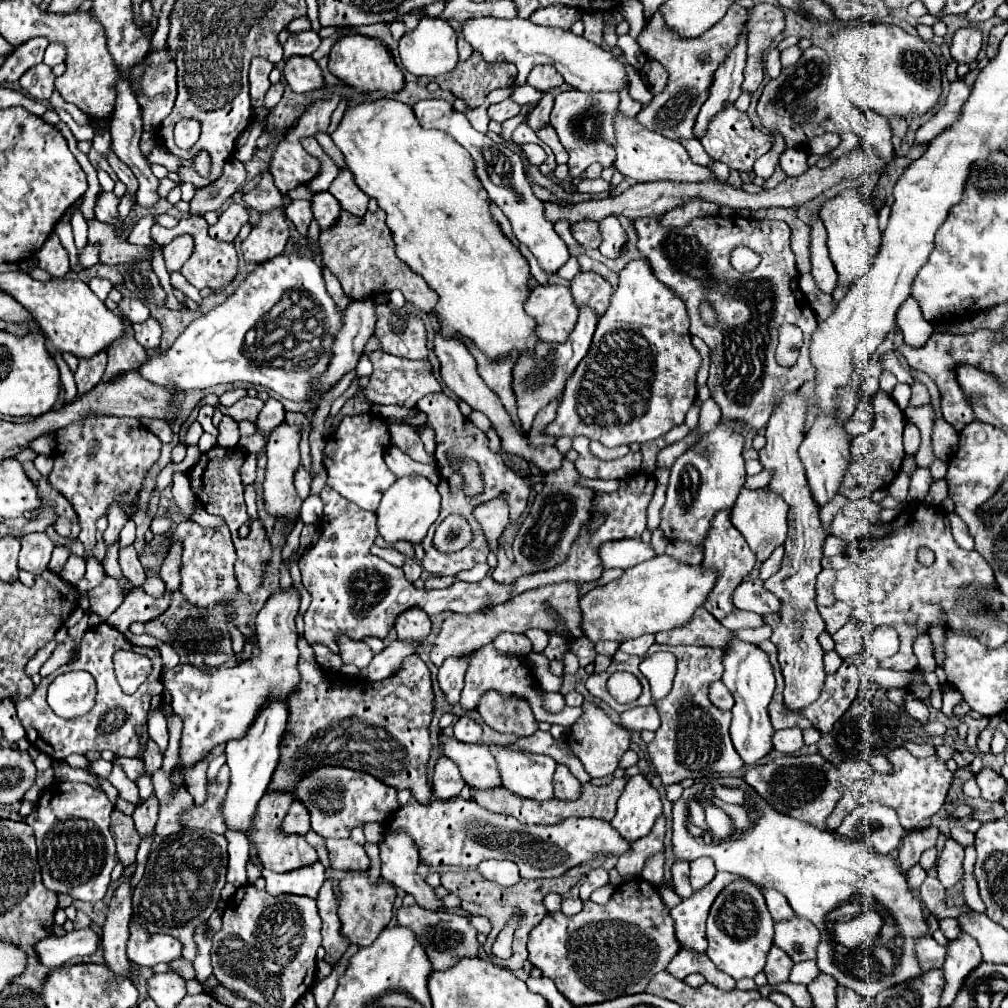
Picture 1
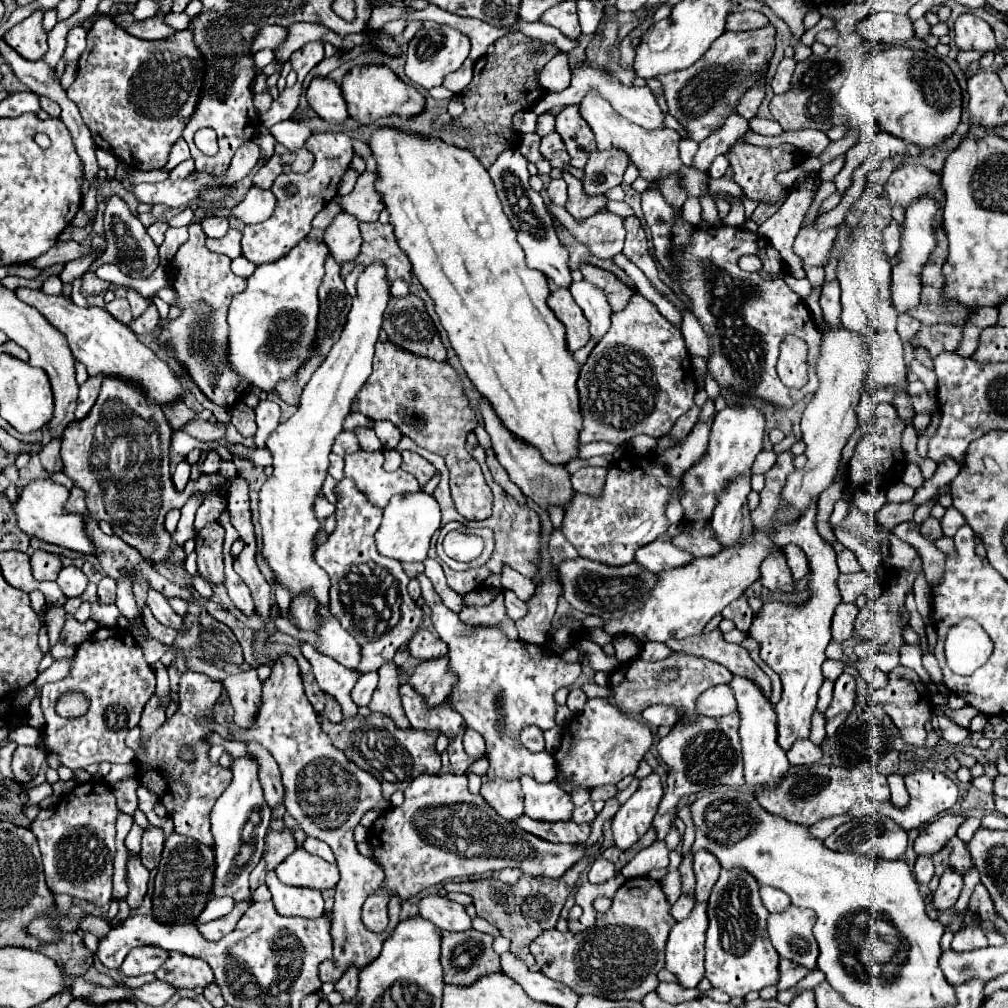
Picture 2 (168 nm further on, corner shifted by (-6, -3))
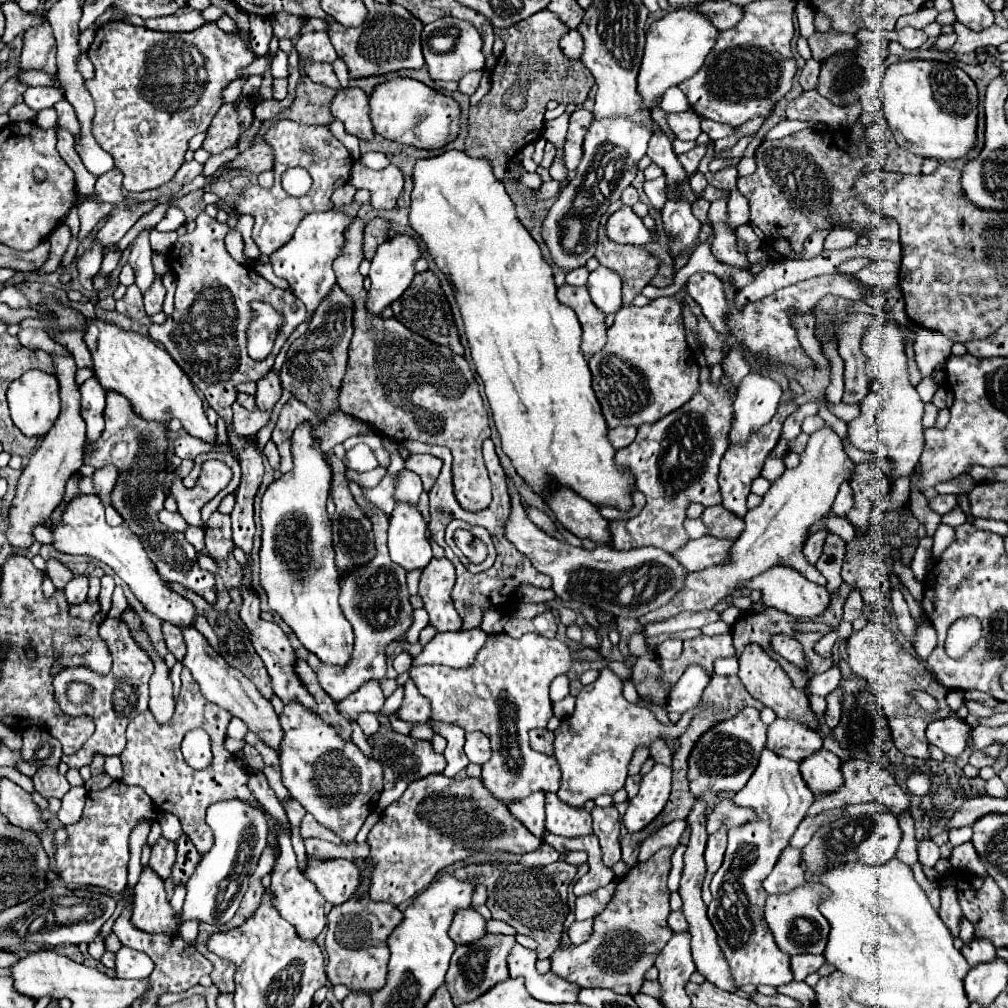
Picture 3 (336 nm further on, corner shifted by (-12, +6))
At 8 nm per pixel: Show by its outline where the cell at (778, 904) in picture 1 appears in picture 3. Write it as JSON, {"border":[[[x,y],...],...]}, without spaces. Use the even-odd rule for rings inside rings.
{"border":[[[791,846],[781,852],[773,872],[763,880],[763,888],[767,890],[767,894],[787,894],[789,890],[805,884],[805,874],[799,868],[799,858],[799,850]]]}

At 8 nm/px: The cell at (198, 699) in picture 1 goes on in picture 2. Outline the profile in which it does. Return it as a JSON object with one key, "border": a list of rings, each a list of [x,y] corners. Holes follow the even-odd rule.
{"border":[[[289,655],[277,661],[271,677],[263,685],[263,705],[259,711],[259,719],[255,719],[255,727],[251,731],[231,731],[235,741],[257,741],[261,743],[277,761],[283,777],[285,797],[283,805],[291,817],[297,819],[301,829],[325,841],[337,859],[337,867],[341,871],[341,881],[335,887],[335,905],[331,911],[331,939],[333,939],[333,961],[323,961],[319,965],[319,979],[323,983],[337,983],[341,975],[349,967],[363,969],[371,961],[375,961],[381,953],[383,941],[393,933],[399,923],[401,901],[391,897],[389,901],[389,927],[383,933],[371,933],[361,921],[361,905],[365,899],[381,887],[383,871],[381,867],[363,857],[355,849],[353,829],[359,825],[361,817],[373,809],[383,807],[387,801],[381,795],[379,781],[373,779],[371,773],[361,771],[353,761],[345,757],[343,751],[333,747],[327,733],[321,729],[319,715],[313,711],[311,703],[303,693],[303,681],[299,675],[297,661]],[[313,763],[313,767],[309,767]]]}

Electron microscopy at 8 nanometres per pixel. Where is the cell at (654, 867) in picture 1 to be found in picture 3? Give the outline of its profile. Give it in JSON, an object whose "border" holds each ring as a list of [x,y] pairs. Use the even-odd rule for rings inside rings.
{"border":[[[677,820],[671,824],[665,824],[665,828],[651,834],[643,844],[639,852],[639,862],[647,862],[657,850],[661,848],[675,848],[679,844],[679,838],[685,830],[685,820]]]}

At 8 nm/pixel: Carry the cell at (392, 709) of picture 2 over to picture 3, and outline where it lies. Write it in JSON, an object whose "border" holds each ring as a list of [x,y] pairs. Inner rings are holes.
{"border":[[[413,722],[409,724],[411,726],[411,736],[413,738],[419,738],[419,740],[431,740],[433,738],[433,730],[425,724],[425,722]]]}

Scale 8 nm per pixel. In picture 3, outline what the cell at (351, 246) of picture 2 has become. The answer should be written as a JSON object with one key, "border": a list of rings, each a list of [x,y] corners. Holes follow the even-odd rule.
{"border":[[[355,216],[349,230],[345,230],[345,246],[339,258],[333,262],[337,284],[355,300],[355,318],[353,318],[355,334],[349,346],[349,374],[345,374],[345,382],[343,382],[345,386],[341,388],[339,394],[339,408],[373,426],[377,434],[385,434],[397,442],[419,440],[425,444],[447,446],[453,454],[455,498],[465,510],[481,512],[491,502],[491,482],[481,454],[481,444],[485,438],[489,438],[491,428],[489,428],[489,414],[479,396],[479,384],[475,382],[469,362],[463,356],[457,356],[449,348],[439,346],[407,330],[395,318],[385,320],[381,316],[365,314],[363,302],[367,294],[363,288],[363,276],[359,272],[359,264],[363,260],[363,230],[365,230],[365,222],[359,216]]]}

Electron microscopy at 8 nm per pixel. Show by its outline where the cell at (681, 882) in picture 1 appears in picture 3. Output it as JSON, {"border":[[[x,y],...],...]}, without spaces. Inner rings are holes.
{"border":[[[675,910],[675,912],[669,914],[669,926],[671,926],[673,932],[677,932],[677,930],[687,930],[687,922],[685,922],[685,916],[683,916],[681,910]]]}

